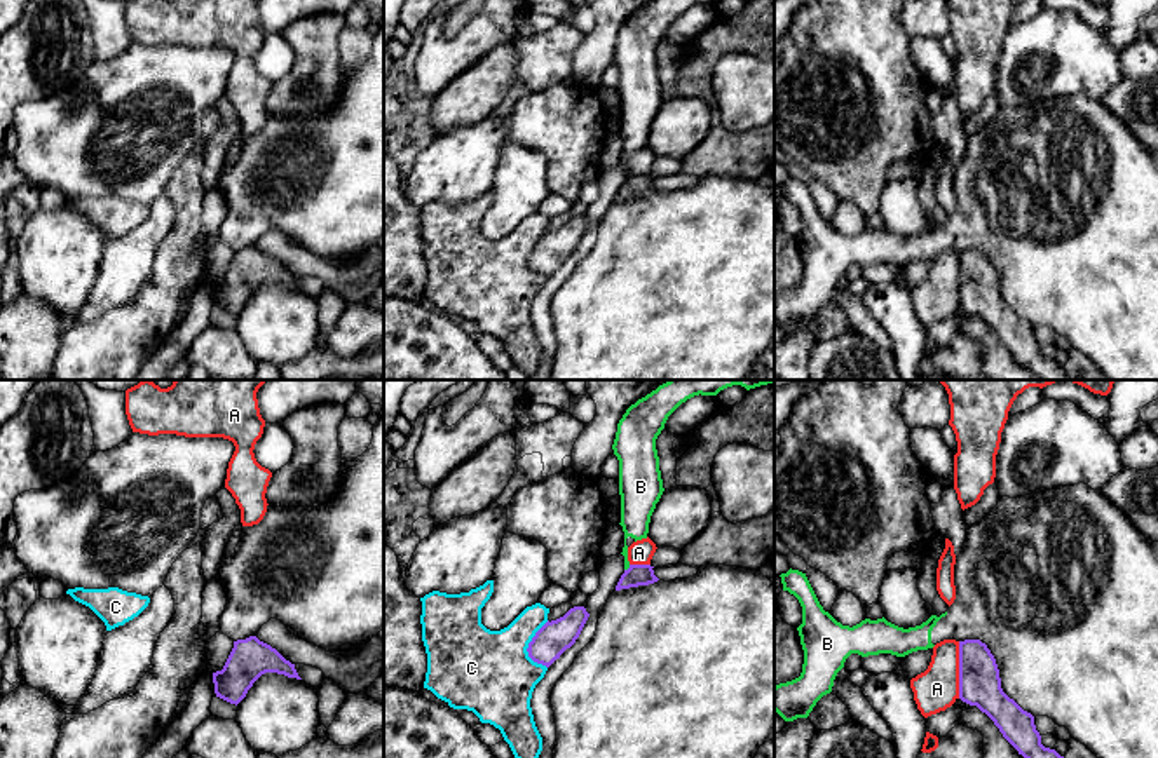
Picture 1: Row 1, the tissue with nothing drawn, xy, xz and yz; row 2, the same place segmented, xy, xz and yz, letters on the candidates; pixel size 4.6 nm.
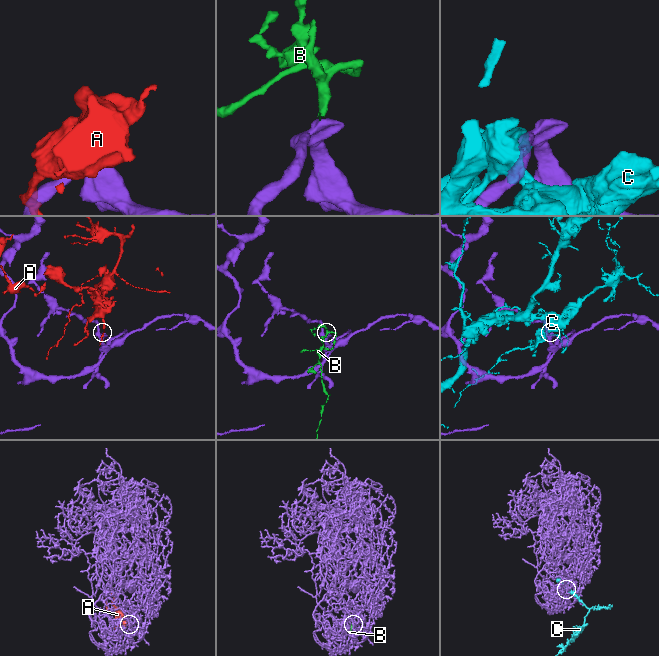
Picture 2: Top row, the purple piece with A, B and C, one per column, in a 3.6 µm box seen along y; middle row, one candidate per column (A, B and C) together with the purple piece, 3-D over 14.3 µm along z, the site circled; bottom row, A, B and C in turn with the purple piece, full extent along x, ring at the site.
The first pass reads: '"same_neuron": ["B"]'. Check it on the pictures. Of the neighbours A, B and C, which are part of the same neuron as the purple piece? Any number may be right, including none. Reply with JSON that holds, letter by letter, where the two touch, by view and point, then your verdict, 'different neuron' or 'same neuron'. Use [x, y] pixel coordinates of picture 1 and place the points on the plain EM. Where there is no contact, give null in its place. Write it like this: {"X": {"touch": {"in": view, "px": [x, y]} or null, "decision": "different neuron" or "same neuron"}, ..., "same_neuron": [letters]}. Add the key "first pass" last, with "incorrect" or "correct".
{"A": {"touch": {"in": "yz", "px": [960, 279]}, "decision": "different neuron"}, "B": {"touch": {"in": "xz", "px": [628, 178]}, "decision": "different neuron"}, "C": {"touch": {"in": "xz", "px": [529, 257]}, "decision": "different neuron"}, "same_neuron": [], "first pass": "incorrect"}

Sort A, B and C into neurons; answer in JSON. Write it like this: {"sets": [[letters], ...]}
{"sets": [["A"], ["B"], ["C"]]}

